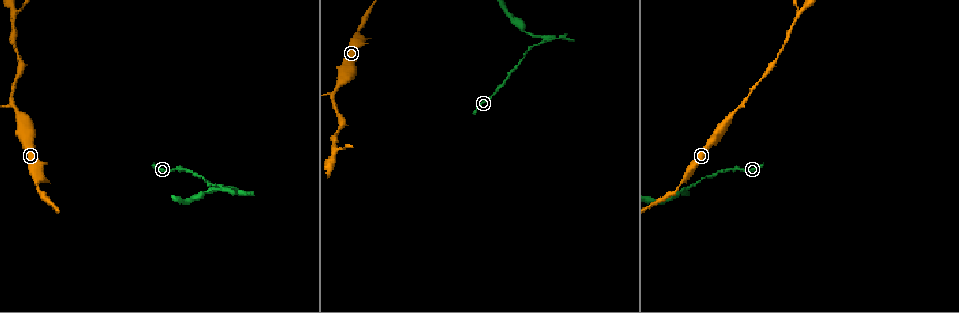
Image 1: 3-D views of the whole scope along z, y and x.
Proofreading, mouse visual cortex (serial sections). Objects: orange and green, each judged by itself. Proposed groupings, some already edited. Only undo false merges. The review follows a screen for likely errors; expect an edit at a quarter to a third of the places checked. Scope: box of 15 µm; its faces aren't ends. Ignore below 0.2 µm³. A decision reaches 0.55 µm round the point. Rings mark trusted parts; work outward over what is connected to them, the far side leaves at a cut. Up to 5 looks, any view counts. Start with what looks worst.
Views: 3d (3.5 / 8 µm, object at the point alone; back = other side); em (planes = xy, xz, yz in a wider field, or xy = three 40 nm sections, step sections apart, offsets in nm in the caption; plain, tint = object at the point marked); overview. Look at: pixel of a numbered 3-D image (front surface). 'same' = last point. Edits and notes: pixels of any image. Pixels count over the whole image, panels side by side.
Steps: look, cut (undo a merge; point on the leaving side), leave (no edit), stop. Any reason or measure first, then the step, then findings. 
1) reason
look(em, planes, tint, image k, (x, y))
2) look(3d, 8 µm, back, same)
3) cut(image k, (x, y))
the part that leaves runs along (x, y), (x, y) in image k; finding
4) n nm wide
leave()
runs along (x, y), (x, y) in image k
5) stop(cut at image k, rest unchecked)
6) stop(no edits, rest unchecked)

sharp bend
look(3d, 8 µm, image 1, (687, 190))

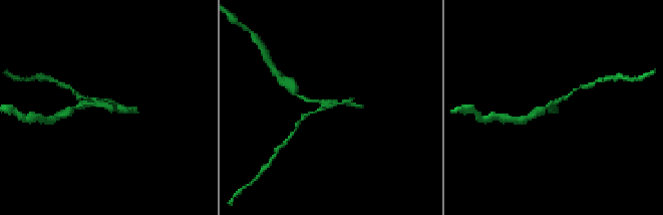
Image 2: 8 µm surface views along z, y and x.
closer look
look(3d, 3.5 µm, image 2, (101, 102))

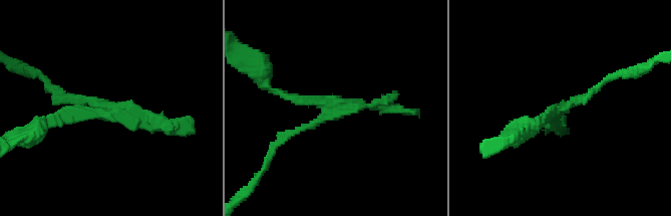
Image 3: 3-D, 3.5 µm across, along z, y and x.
need the tissue
look(em, xy, step 1, tint, image 3, (334, 109))

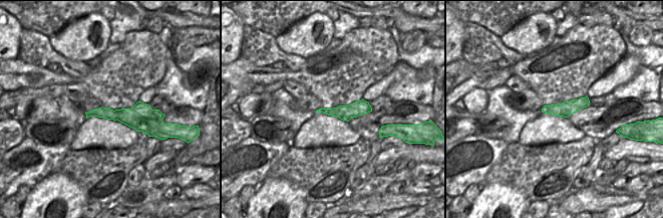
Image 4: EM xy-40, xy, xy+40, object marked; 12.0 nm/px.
190 nm wide
cut(image 3, (67, 110))
the part that leaves runs along (103, 111), (51, 117), (27, 136) in image 3; a second cell is stuck on

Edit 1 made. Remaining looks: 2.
look(3d, 8 µm, image 1, (331, 93))

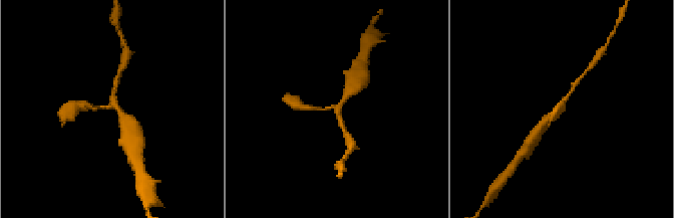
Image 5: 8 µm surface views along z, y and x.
look(em, xy, step 2, tint, image 5, (341, 105))

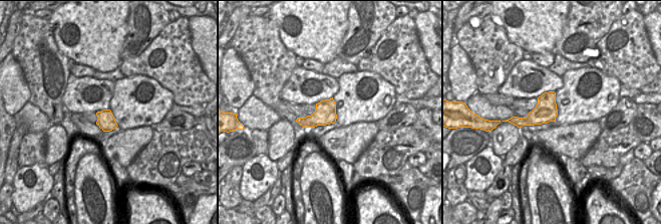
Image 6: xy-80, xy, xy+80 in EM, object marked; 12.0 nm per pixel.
leave()
runs along (543, 124), (558, 110), (578, 80) in image 5; one cell here

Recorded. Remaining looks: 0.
stop(cut at image 3, rest unchecked)

